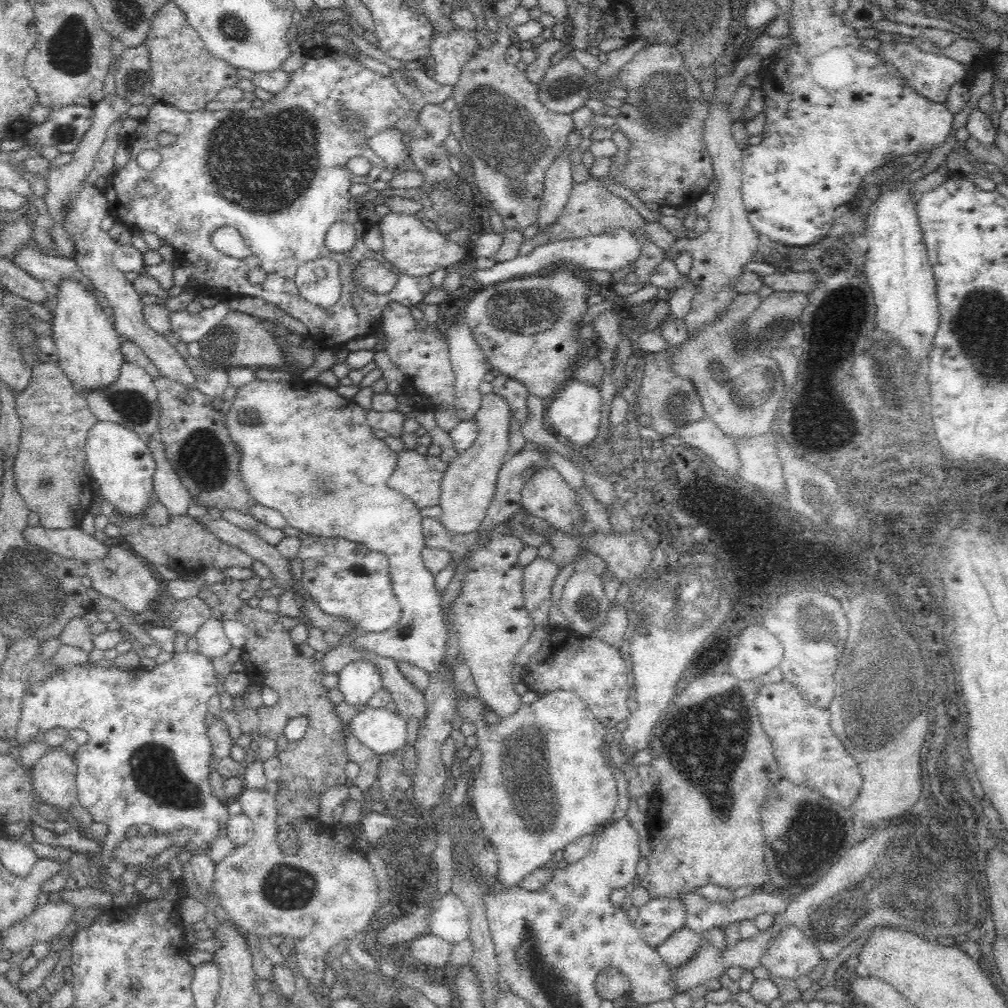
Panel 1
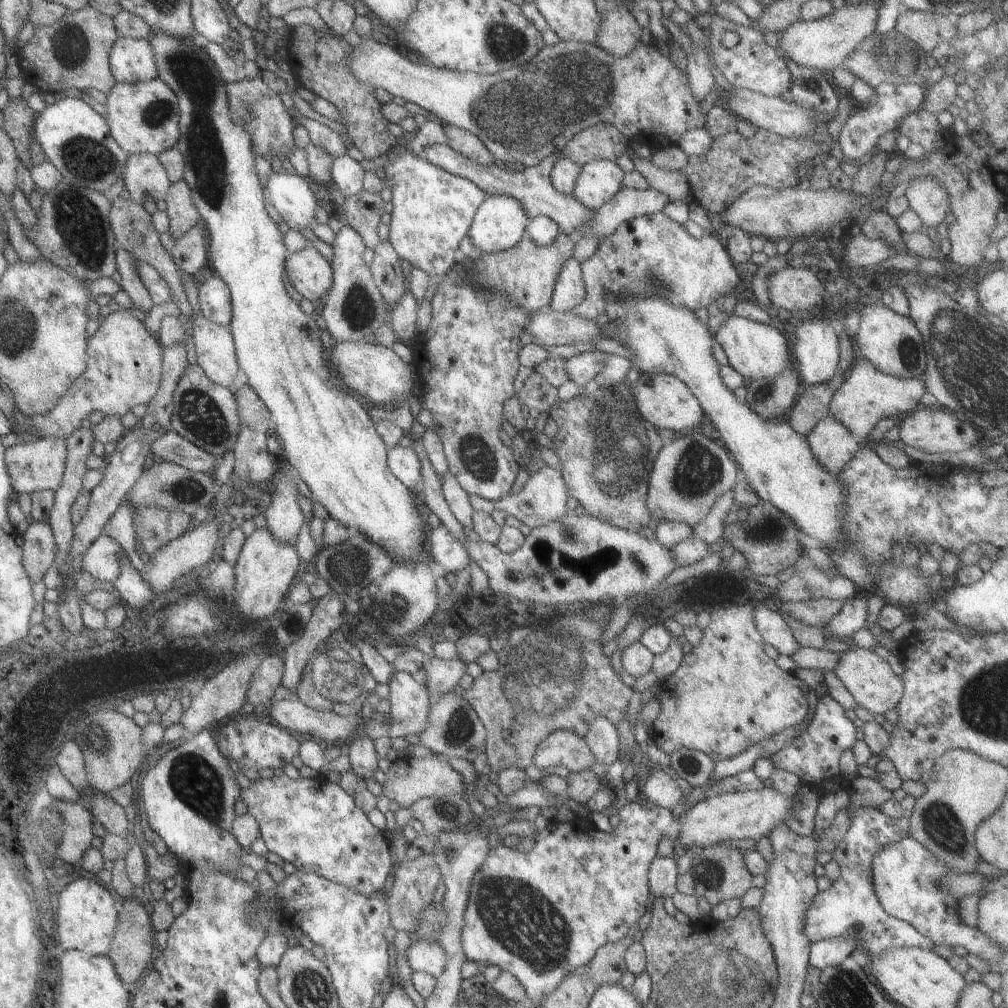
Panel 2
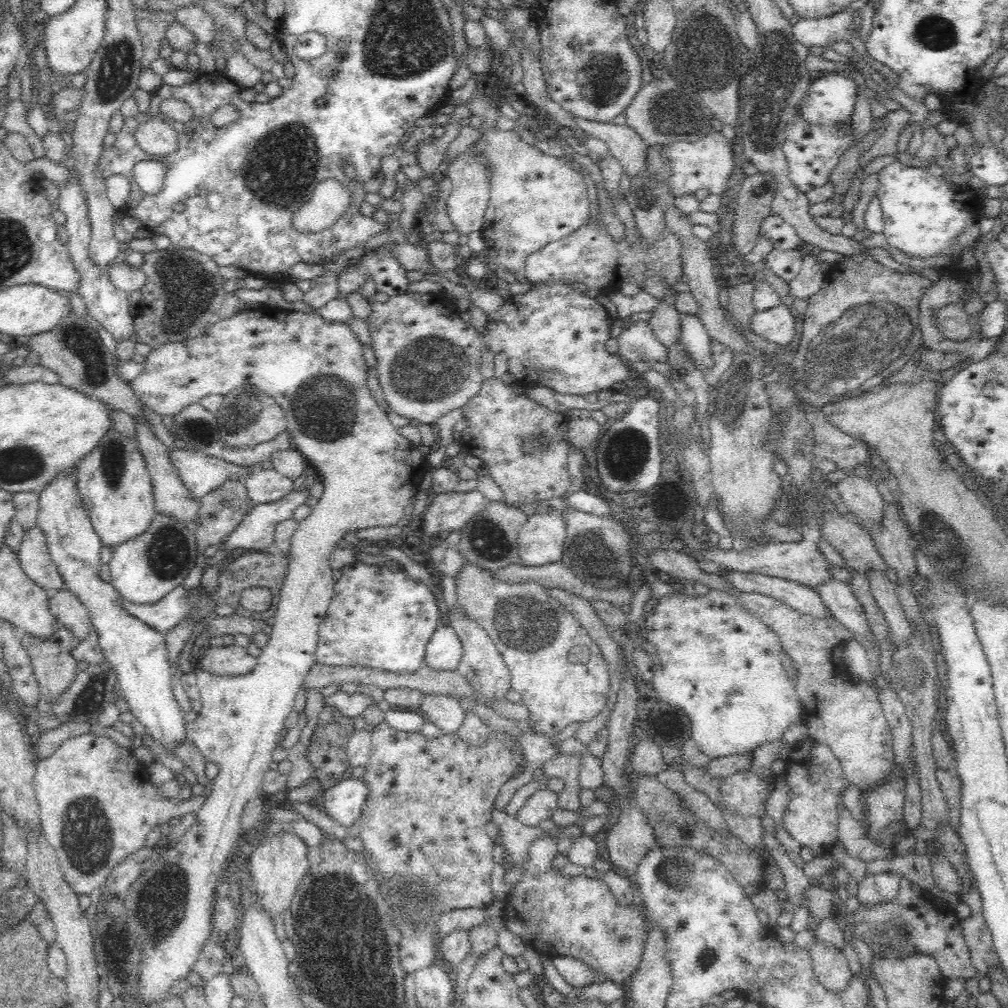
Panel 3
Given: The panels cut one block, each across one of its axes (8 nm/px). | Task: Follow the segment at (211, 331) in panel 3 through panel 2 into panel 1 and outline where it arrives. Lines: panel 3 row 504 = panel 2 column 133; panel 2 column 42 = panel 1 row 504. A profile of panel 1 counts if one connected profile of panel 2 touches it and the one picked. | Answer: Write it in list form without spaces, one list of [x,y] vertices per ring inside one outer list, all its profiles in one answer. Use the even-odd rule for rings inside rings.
[[[400,451],[396,468],[386,485],[400,491],[418,509],[439,503],[441,480],[448,463],[440,457],[423,457],[414,451]]]

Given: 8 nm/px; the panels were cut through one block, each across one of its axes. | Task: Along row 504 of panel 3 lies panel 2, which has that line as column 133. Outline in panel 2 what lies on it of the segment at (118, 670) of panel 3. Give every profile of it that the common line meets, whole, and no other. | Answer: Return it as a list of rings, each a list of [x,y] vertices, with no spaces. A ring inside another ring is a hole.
[[[119,37],[108,52],[108,67],[116,82],[143,82],[158,78],[149,41]]]

